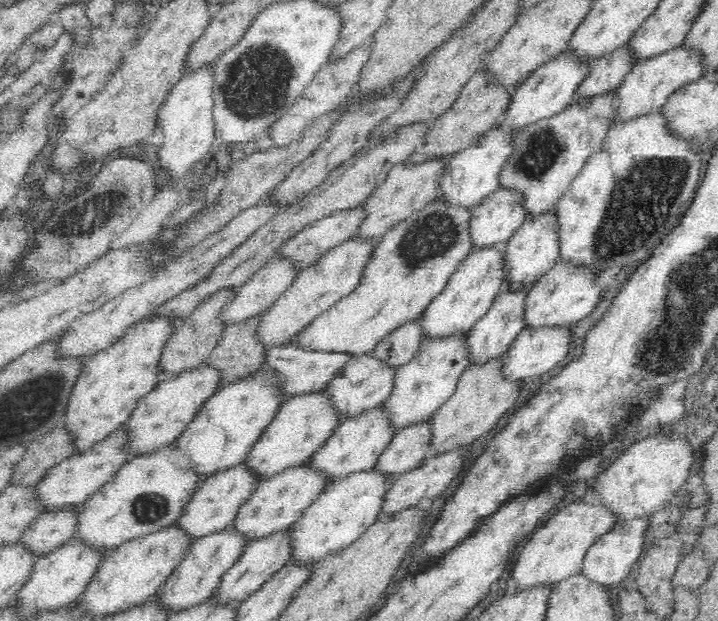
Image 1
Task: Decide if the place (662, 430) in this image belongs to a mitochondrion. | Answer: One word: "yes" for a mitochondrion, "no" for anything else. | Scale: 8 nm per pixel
no

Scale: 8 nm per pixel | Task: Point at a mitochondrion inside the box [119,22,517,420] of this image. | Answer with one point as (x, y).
(256, 84)

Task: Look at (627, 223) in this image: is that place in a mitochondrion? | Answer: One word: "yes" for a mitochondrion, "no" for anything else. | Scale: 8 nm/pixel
yes

